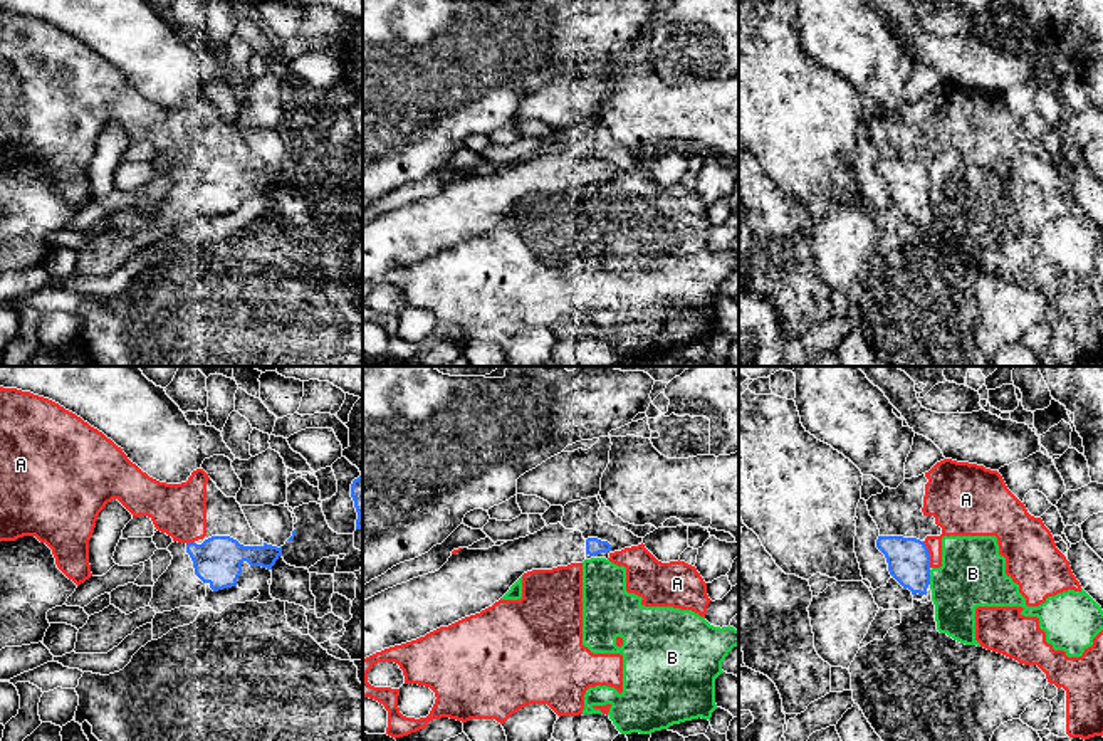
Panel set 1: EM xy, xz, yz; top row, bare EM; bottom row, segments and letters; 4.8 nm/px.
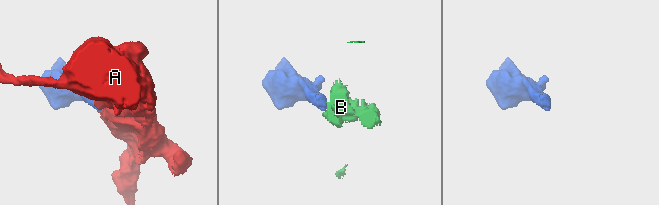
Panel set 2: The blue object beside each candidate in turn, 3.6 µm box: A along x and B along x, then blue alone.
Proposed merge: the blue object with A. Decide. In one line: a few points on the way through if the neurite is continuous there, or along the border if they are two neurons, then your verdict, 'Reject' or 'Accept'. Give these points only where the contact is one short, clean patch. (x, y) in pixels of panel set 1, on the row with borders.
Reject

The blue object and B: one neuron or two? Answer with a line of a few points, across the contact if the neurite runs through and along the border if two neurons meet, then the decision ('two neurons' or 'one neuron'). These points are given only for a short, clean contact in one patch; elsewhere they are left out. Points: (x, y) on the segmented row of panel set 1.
two neurons

